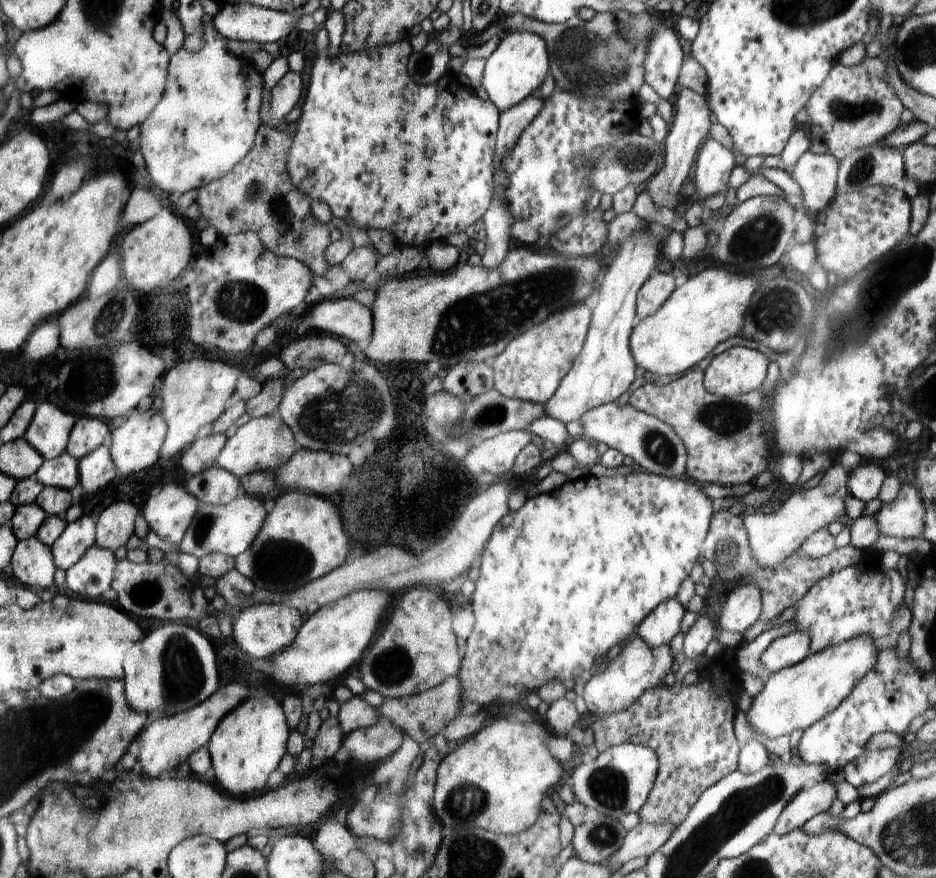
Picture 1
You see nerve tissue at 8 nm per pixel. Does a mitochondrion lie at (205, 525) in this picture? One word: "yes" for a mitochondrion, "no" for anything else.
yes

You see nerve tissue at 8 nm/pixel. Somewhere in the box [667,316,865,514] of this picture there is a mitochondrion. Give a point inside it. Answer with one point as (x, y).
(731, 418)

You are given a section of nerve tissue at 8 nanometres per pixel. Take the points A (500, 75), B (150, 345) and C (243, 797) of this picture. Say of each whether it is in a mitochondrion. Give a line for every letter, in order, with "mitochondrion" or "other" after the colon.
A: other
B: other
C: other

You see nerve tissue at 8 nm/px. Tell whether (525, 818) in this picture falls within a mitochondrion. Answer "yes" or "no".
no

